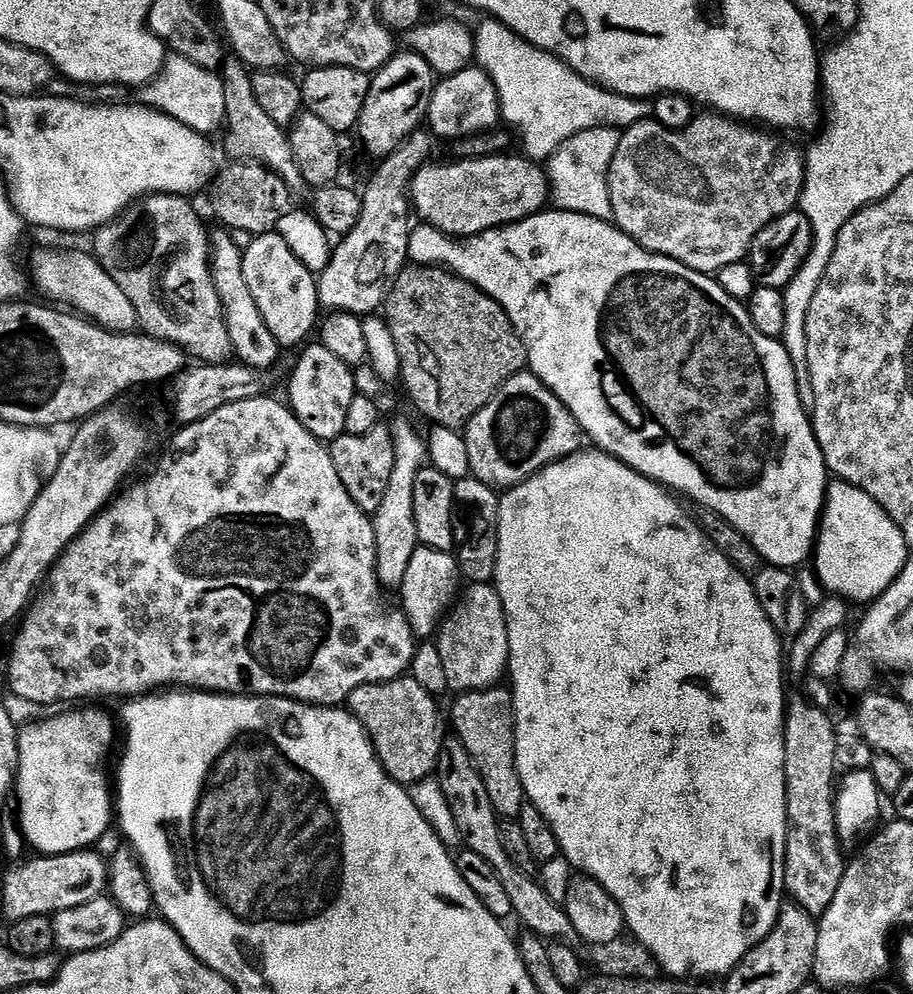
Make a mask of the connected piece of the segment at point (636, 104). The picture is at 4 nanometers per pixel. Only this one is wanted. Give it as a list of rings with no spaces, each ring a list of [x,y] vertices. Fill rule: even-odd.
[[[485,19],[480,29],[476,28],[475,63],[484,69],[498,90],[500,114],[503,123],[516,128],[524,143],[523,155],[533,162],[547,162],[574,134],[582,134],[595,128],[626,129],[652,116],[652,100],[638,96],[623,96],[609,88],[602,88],[579,74],[557,56],[551,56],[540,48],[526,42],[517,32],[510,31],[499,20]]]

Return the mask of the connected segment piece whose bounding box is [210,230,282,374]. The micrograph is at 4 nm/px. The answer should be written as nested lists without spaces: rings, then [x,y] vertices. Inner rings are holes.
[[[213,231],[210,236],[210,259],[214,286],[218,290],[218,298],[222,302],[224,321],[230,334],[232,350],[239,363],[248,368],[255,368],[257,373],[264,374],[267,368],[272,368],[279,362],[282,349],[280,343],[274,338],[274,334],[270,334],[270,326],[266,326],[266,322],[258,310],[258,302],[254,302],[254,298],[246,286],[246,278],[242,274],[244,254],[241,245],[236,245],[231,240],[233,237],[227,231],[219,231]]]

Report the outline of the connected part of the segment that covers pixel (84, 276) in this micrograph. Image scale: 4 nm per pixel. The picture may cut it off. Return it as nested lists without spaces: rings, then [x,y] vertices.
[[[36,252],[32,256],[32,276],[37,286],[49,296],[49,301],[99,324],[108,332],[137,331],[136,311],[134,306],[130,306],[130,298],[122,294],[122,286],[106,274],[95,255],[88,253],[87,256],[84,252]]]

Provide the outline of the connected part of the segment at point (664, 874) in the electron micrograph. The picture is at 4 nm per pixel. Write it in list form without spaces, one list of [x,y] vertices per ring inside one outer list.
[[[581,450],[581,451],[579,451],[579,452],[576,452],[576,453],[574,453],[574,454],[573,454],[573,455],[572,455],[572,456],[568,456],[568,457],[567,457],[567,458],[565,458],[565,460],[555,460],[555,461],[554,461],[554,462],[553,462],[553,463],[552,463],[552,464],[547,464],[547,465],[546,465],[546,466],[545,466],[545,467],[544,467],[544,468],[543,468],[543,469],[542,469],[542,471],[540,471],[540,472],[538,472],[538,473],[536,473],[536,475],[534,475],[534,476],[531,476],[531,478],[530,478],[530,479],[528,479],[528,480],[524,480],[524,481],[522,481],[522,482],[521,482],[521,483],[520,483],[520,484],[517,484],[517,485],[516,485],[516,487],[514,487],[514,488],[509,488],[509,489],[507,489],[507,491],[505,491],[505,492],[504,492],[504,493],[503,493],[503,495],[501,495],[501,496],[504,496],[504,497],[502,497],[502,498],[501,498],[501,500],[498,500],[498,507],[499,507],[499,510],[500,510],[500,518],[499,518],[499,520],[497,520],[497,521],[496,521],[496,574],[495,574],[495,577],[494,577],[494,587],[495,587],[495,590],[496,590],[496,593],[498,593],[498,594],[499,594],[499,595],[500,595],[500,597],[501,597],[501,598],[502,598],[502,606],[503,606],[503,607],[504,607],[504,613],[505,613],[505,614],[506,614],[506,618],[507,618],[507,619],[508,619],[508,670],[507,670],[507,675],[508,675],[508,676],[509,676],[509,677],[510,677],[510,680],[511,680],[511,676],[512,676],[512,684],[511,684],[511,683],[510,683],[510,691],[511,691],[511,693],[512,693],[512,710],[513,710],[513,712],[514,712],[514,713],[515,713],[515,725],[516,725],[516,768],[517,768],[517,773],[518,773],[518,775],[519,775],[519,776],[520,776],[520,782],[521,782],[521,786],[522,786],[522,787],[523,787],[523,788],[524,788],[524,794],[525,794],[525,797],[526,797],[526,800],[527,800],[527,803],[528,803],[528,804],[529,804],[529,805],[531,805],[531,804],[533,804],[533,806],[534,806],[534,807],[536,807],[536,808],[537,808],[537,810],[538,810],[538,811],[540,811],[540,816],[541,816],[541,818],[542,818],[542,819],[544,819],[544,820],[545,820],[545,822],[544,822],[544,821],[543,821],[543,823],[544,823],[544,824],[545,824],[545,825],[547,825],[547,827],[548,827],[548,828],[549,828],[549,829],[550,829],[550,831],[552,831],[552,833],[554,833],[554,835],[555,835],[555,836],[556,836],[556,837],[557,837],[557,838],[558,838],[558,842],[559,842],[559,843],[560,843],[560,851],[561,851],[561,853],[562,853],[562,856],[563,856],[563,859],[566,859],[566,860],[568,860],[568,861],[570,861],[570,862],[571,862],[571,864],[572,864],[572,866],[573,866],[573,869],[575,869],[575,871],[576,871],[576,872],[577,872],[577,873],[580,873],[580,874],[583,874],[583,875],[586,875],[586,876],[590,876],[590,877],[592,877],[592,879],[593,879],[593,880],[596,880],[596,881],[597,881],[597,882],[598,882],[598,883],[600,883],[600,884],[601,884],[601,886],[602,886],[602,887],[604,887],[604,889],[605,889],[605,890],[606,890],[606,891],[608,891],[608,893],[609,893],[609,894],[610,894],[610,895],[612,895],[612,896],[613,896],[613,897],[614,897],[614,899],[616,899],[616,900],[617,900],[617,902],[619,902],[619,904],[620,904],[620,909],[621,909],[621,910],[622,910],[622,914],[623,914],[623,915],[624,915],[624,923],[625,923],[625,925],[626,925],[626,928],[627,928],[627,931],[628,931],[628,932],[629,932],[629,933],[631,933],[631,935],[632,935],[632,936],[633,936],[633,937],[635,937],[635,939],[636,939],[636,940],[637,940],[637,941],[639,941],[639,942],[640,942],[640,944],[641,944],[641,946],[642,946],[642,947],[646,947],[646,948],[648,948],[648,950],[649,950],[649,953],[650,953],[650,954],[651,954],[651,955],[652,955],[652,956],[653,956],[653,958],[654,958],[654,959],[655,959],[655,960],[656,960],[656,961],[657,961],[657,963],[658,963],[658,964],[659,964],[659,971],[660,971],[660,972],[661,972],[661,973],[664,973],[664,974],[667,974],[667,975],[668,975],[668,976],[669,976],[669,977],[672,977],[672,978],[688,978],[688,977],[691,977],[691,976],[688,976],[688,975],[690,975],[690,974],[691,974],[691,972],[693,972],[693,974],[694,974],[694,975],[696,975],[696,976],[693,976],[693,977],[696,977],[696,978],[712,978],[712,977],[708,977],[708,976],[720,976],[720,977],[719,977],[719,978],[724,978],[724,977],[727,977],[727,975],[728,975],[728,973],[729,973],[729,972],[731,972],[731,971],[732,971],[732,969],[733,969],[733,968],[737,968],[737,967],[738,967],[738,966],[739,966],[739,964],[740,964],[740,963],[741,963],[741,962],[742,962],[742,958],[743,958],[743,957],[744,957],[744,956],[745,956],[745,954],[746,954],[746,953],[747,953],[747,952],[749,952],[749,951],[750,951],[750,949],[752,949],[752,948],[757,948],[757,947],[758,947],[758,946],[759,946],[759,945],[760,945],[760,944],[761,944],[761,943],[762,943],[762,942],[763,942],[763,941],[764,941],[764,940],[765,940],[765,939],[766,939],[766,938],[767,938],[767,936],[768,936],[768,935],[770,935],[770,933],[771,933],[771,932],[772,932],[772,928],[773,928],[773,927],[774,927],[774,925],[776,925],[776,920],[777,920],[777,918],[778,918],[778,917],[780,917],[780,910],[781,910],[781,907],[782,907],[782,899],[781,899],[781,900],[780,900],[780,892],[781,892],[781,896],[782,896],[782,893],[783,893],[783,892],[784,892],[784,891],[785,891],[785,887],[784,887],[784,851],[785,851],[785,850],[786,850],[786,838],[787,838],[787,837],[788,837],[788,795],[787,795],[787,794],[786,794],[786,774],[785,774],[785,773],[784,773],[784,763],[785,763],[785,762],[786,762],[786,746],[785,746],[785,745],[784,745],[784,718],[785,718],[785,715],[786,715],[786,699],[785,699],[785,700],[784,700],[784,680],[785,680],[785,681],[786,681],[786,652],[785,652],[785,649],[784,649],[784,648],[783,648],[783,647],[782,647],[782,648],[781,648],[781,649],[780,649],[780,643],[782,643],[782,637],[781,637],[781,635],[780,635],[780,633],[778,633],[778,632],[776,632],[776,631],[775,631],[775,630],[774,630],[774,626],[773,626],[773,625],[772,625],[772,623],[771,623],[771,622],[770,622],[770,618],[766,618],[766,610],[762,610],[762,602],[758,602],[758,594],[757,594],[757,593],[756,593],[756,586],[755,586],[755,583],[753,583],[753,581],[752,581],[752,580],[751,580],[751,579],[749,579],[749,577],[747,577],[747,576],[745,576],[745,575],[744,575],[744,573],[743,573],[743,572],[740,572],[740,571],[739,571],[739,570],[737,570],[737,569],[736,569],[736,568],[735,568],[735,566],[734,566],[734,565],[732,565],[732,564],[731,564],[731,562],[730,562],[730,561],[729,561],[729,560],[727,560],[727,558],[725,558],[725,557],[724,557],[724,555],[723,555],[723,554],[722,554],[722,553],[721,553],[721,552],[720,552],[720,550],[719,550],[719,548],[717,548],[717,547],[716,547],[716,545],[715,545],[715,544],[713,544],[713,543],[712,543],[712,541],[711,541],[711,539],[710,539],[710,536],[709,536],[709,533],[708,533],[708,532],[707,532],[707,531],[705,531],[705,532],[703,532],[703,530],[702,530],[702,529],[700,529],[700,528],[699,528],[699,526],[698,526],[698,525],[696,525],[696,524],[695,524],[695,522],[694,522],[694,521],[692,521],[692,520],[691,520],[691,518],[690,518],[690,517],[688,517],[688,516],[687,516],[687,514],[686,514],[686,513],[684,513],[684,508],[683,508],[683,506],[682,506],[682,505],[680,505],[680,504],[679,504],[679,502],[680,502],[680,503],[681,503],[681,501],[680,501],[680,500],[679,500],[679,499],[677,499],[677,497],[676,497],[676,496],[675,496],[675,495],[672,495],[672,494],[669,494],[669,493],[668,493],[668,492],[667,492],[667,491],[665,491],[665,489],[664,489],[664,488],[663,488],[663,487],[661,487],[661,485],[659,485],[659,484],[657,484],[657,483],[656,483],[656,481],[654,481],[654,480],[649,480],[649,479],[648,479],[648,477],[647,477],[647,476],[642,476],[642,475],[640,475],[640,473],[638,473],[638,472],[636,472],[636,471],[634,471],[634,469],[633,469],[633,468],[629,468],[629,467],[628,467],[628,465],[627,465],[627,464],[624,464],[624,463],[622,463],[622,462],[621,462],[621,461],[620,461],[620,460],[617,460],[617,459],[616,459],[616,457],[615,457],[615,456],[609,456],[609,455],[608,455],[608,453],[607,453],[607,452],[605,452],[605,451],[603,451],[603,450],[592,450],[592,451],[596,451],[596,452],[587,452],[587,450]]]

